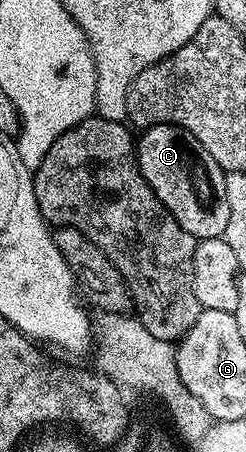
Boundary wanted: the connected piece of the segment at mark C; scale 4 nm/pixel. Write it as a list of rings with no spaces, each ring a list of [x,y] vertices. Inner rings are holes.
[[[152,124],[140,133],[135,144],[137,164],[151,186],[155,198],[198,242],[222,237],[230,217],[227,204],[226,171],[211,158],[211,150],[187,130],[174,124]]]

